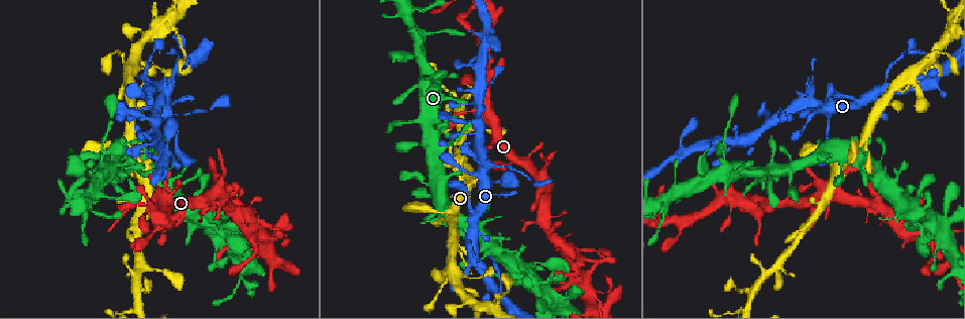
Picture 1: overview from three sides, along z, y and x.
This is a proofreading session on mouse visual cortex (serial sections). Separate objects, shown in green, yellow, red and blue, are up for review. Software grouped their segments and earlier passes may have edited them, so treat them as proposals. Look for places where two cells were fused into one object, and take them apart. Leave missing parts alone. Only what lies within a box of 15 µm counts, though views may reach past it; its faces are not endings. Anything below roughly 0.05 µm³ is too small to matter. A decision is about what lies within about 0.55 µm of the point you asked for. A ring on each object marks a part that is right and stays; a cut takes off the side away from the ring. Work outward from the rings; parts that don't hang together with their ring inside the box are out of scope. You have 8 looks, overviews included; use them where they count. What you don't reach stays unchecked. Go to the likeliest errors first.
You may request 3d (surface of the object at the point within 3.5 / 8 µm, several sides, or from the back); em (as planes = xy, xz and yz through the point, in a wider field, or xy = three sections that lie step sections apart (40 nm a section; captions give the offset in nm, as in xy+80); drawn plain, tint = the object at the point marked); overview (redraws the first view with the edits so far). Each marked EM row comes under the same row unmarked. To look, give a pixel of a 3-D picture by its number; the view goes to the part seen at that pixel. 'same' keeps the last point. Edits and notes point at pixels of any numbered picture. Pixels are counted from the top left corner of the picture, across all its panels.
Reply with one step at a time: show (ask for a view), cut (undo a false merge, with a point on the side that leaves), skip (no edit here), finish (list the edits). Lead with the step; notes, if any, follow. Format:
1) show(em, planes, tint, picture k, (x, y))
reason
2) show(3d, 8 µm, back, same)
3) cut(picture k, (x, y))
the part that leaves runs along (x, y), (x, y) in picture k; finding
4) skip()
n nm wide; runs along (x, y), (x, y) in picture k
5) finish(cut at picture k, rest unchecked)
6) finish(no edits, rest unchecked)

show(3d, 3.5 µm, back, picture 1, (605, 292))
a narrow waist

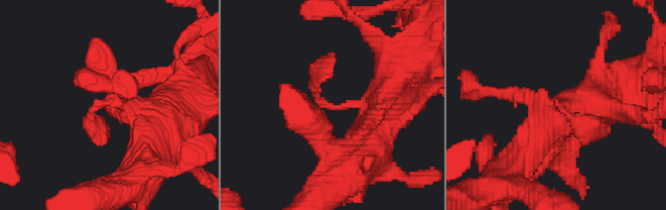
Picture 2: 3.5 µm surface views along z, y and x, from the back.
show(em, xy, step 5, tint, picture 2, (558, 102))

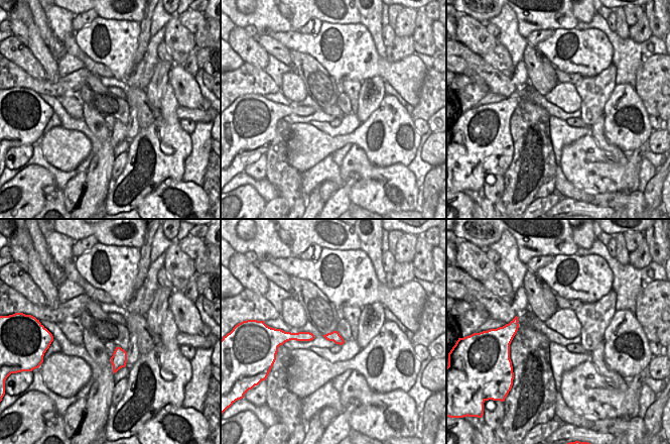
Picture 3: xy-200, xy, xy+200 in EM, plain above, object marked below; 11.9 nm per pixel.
skip()
runs along (392, 93), (326, 106), (314, 80), (330, 60) in picture 2; continuous, no second cell

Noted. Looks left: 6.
show(3d, 8 µm, picture 1, (502, 166))
sudden change in width

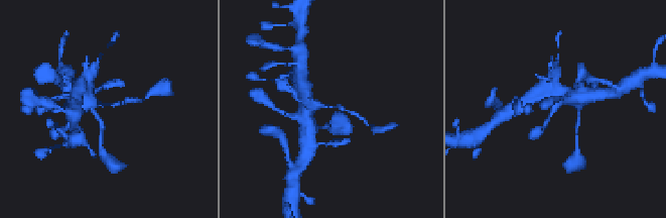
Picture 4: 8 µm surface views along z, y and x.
show(3d, 3.5 µm, back, picture 4, (107, 105))
zoom in

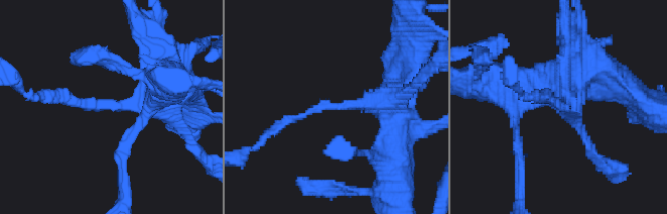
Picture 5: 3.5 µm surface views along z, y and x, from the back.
show(em, xy, step 2, tint, picture 5, (337, 105))
arms of 150, 500 nm; now the EM

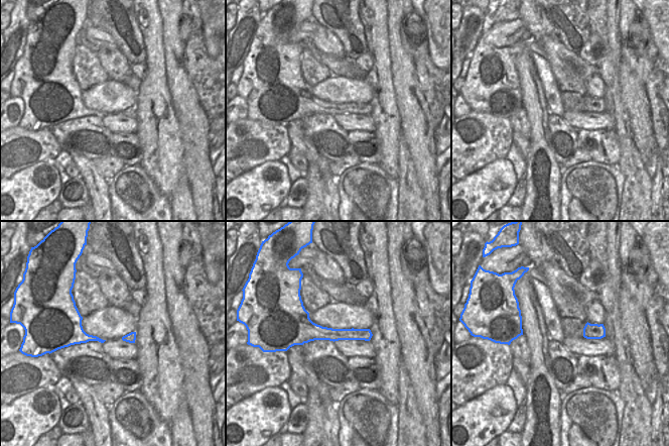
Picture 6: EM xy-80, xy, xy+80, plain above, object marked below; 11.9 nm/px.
skip()
runs along (295, 328), (329, 334), (369, 335) in picture 6; one cell here

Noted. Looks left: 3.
show(3d, 8 µm, picture 1, (660, 200))

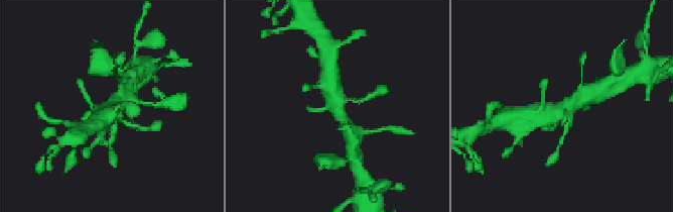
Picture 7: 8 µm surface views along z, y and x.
show(em, xy, step 2, tint, picture 7, (336, 105))

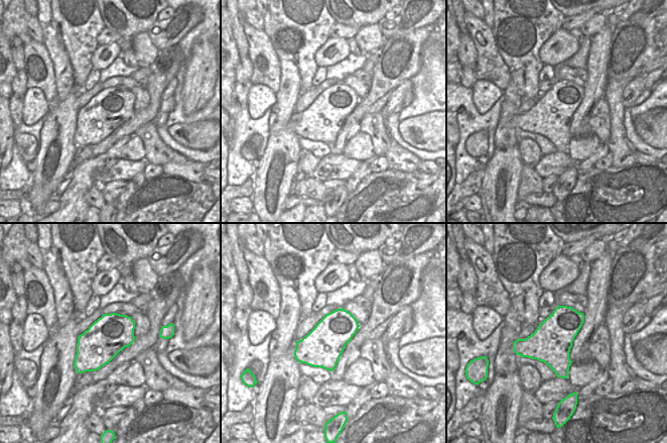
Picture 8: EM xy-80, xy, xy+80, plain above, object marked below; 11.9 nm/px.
skip()
runs along (349, 126), (326, 85) in picture 7; one cell here

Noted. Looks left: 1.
finish(no edits, rest unchecked)

